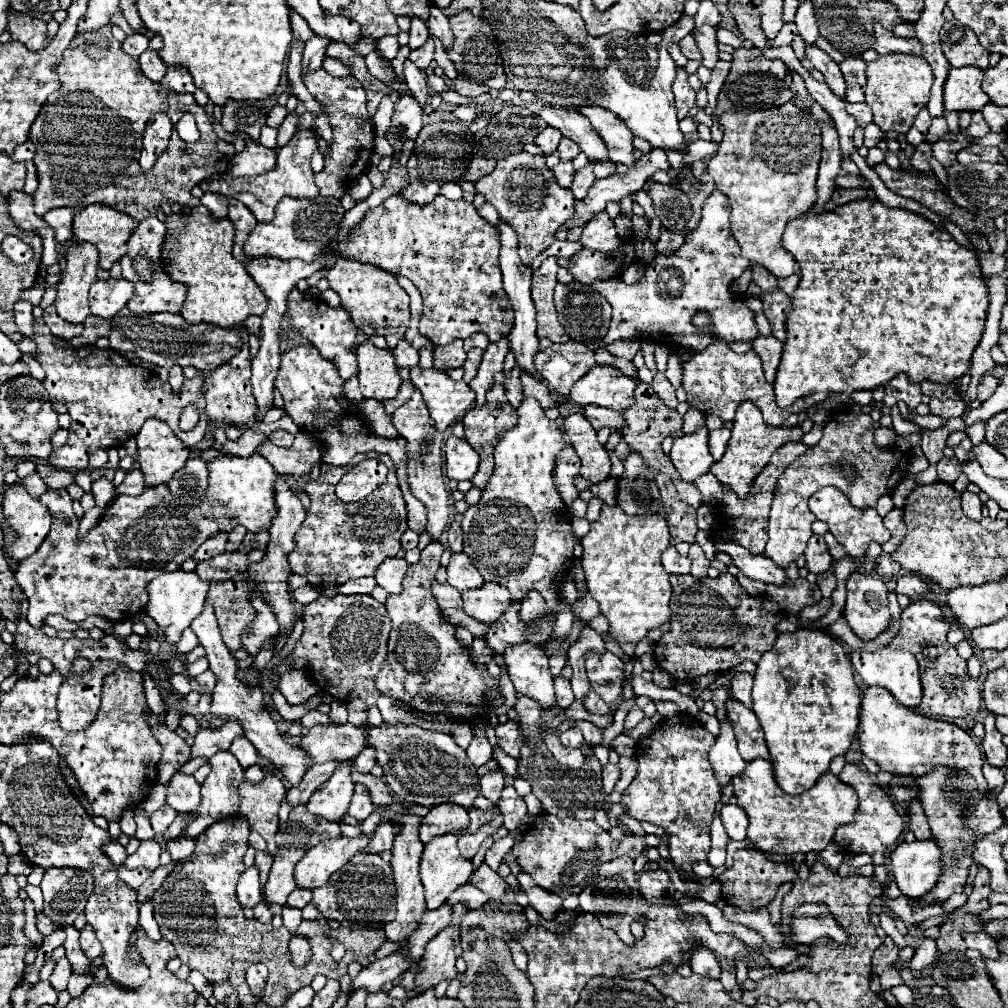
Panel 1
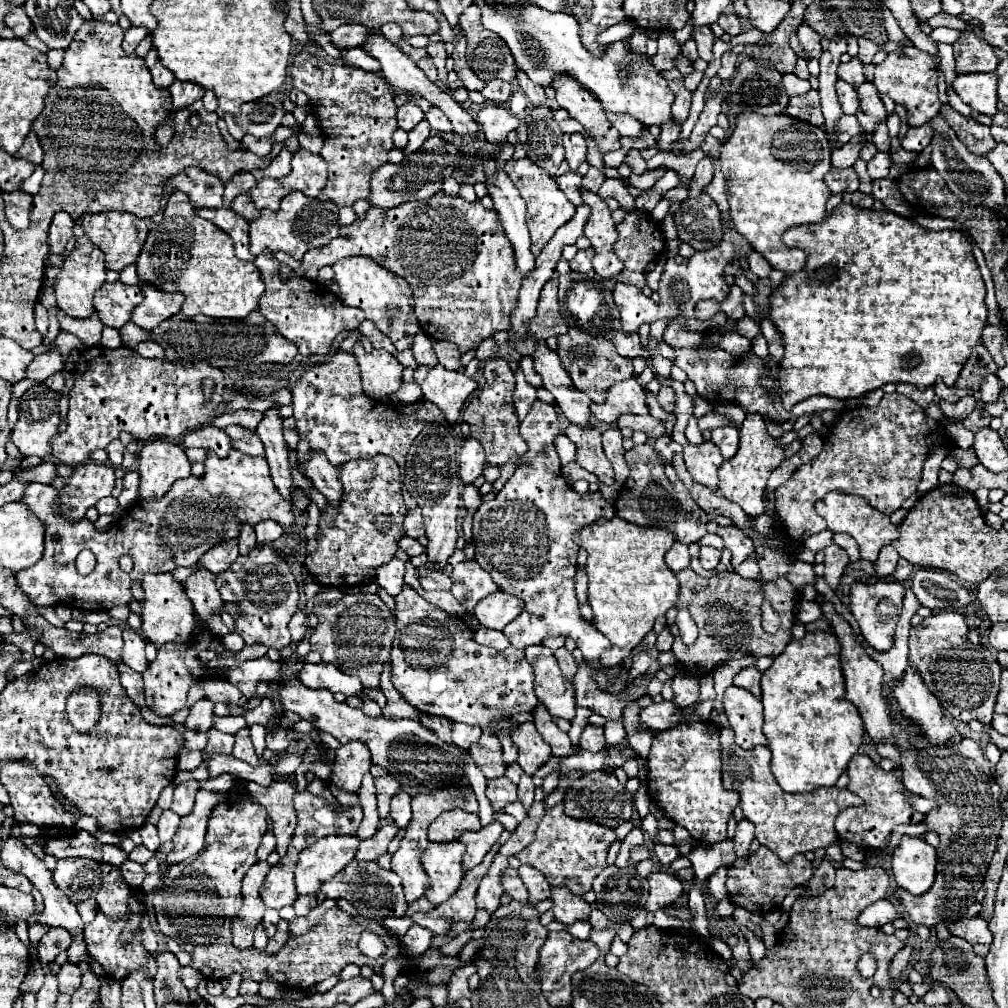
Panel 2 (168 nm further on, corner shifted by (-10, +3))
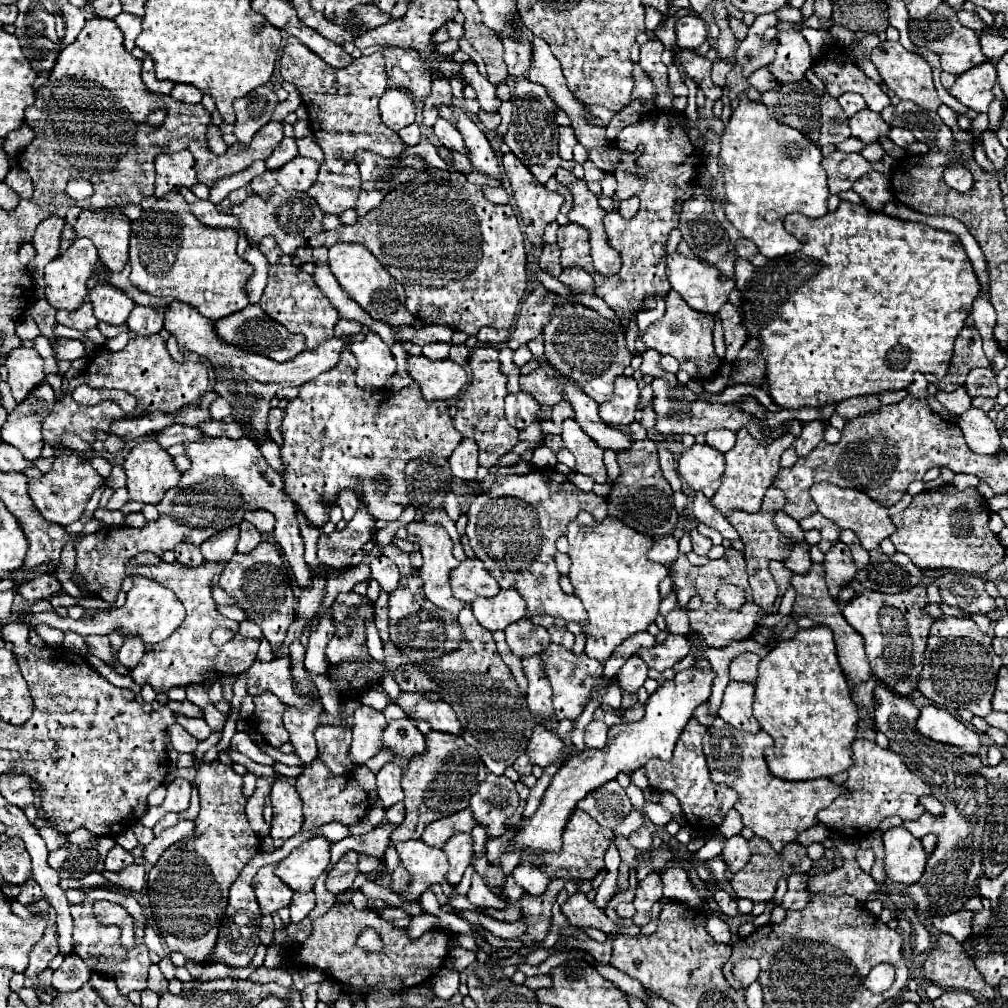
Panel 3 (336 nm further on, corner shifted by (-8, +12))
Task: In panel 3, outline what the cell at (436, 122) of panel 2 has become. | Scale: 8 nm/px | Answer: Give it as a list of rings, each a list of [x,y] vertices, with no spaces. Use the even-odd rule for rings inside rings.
[[[438,116],[436,124],[432,126],[432,132],[438,136],[438,140],[440,140],[446,148],[450,148],[450,150],[458,150],[458,152],[468,152],[468,150],[464,148],[464,140],[462,140],[460,132],[454,128],[452,122],[444,120],[442,116]]]

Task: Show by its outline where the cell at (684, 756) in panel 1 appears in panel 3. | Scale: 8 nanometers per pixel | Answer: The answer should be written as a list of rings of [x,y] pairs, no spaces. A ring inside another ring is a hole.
[[[690,718],[684,732],[680,734],[676,748],[674,748],[674,756],[672,760],[664,762],[664,760],[650,760],[646,764],[646,776],[648,782],[654,790],[658,792],[672,792],[680,804],[682,804],[682,812],[688,820],[688,824],[696,830],[716,830],[724,816],[728,814],[728,810],[736,804],[738,794],[736,790],[724,786],[724,784],[714,784],[710,780],[710,772],[708,772],[708,764],[706,764],[706,756],[702,752],[702,738],[708,732],[706,726],[702,726],[696,718]]]

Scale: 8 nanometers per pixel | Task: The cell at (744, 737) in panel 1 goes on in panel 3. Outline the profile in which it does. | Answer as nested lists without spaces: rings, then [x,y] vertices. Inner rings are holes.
[[[728,682],[718,716],[738,730],[756,734],[760,730],[760,726],[752,714],[752,702],[754,702],[754,686],[752,684]]]

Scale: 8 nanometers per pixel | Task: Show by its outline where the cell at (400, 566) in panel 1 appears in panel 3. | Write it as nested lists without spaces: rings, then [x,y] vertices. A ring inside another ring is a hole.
[[[376,556],[372,560],[370,568],[372,568],[372,578],[378,580],[382,590],[392,592],[398,586],[400,572],[398,572],[398,566],[394,564],[394,560],[390,560],[388,556]]]

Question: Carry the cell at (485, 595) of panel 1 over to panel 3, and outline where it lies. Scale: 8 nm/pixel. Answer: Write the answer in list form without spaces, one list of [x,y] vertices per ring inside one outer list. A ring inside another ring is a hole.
[[[500,590],[494,598],[480,598],[472,602],[472,612],[476,620],[488,628],[490,632],[494,630],[504,630],[508,624],[518,622],[526,614],[526,604],[520,592],[512,590]]]

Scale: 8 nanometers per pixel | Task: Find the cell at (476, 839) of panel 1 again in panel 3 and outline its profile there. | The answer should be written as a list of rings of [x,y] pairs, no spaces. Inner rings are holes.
[[[456,832],[456,836],[452,836],[444,844],[444,852],[448,854],[448,862],[450,862],[448,882],[456,886],[456,884],[460,884],[464,870],[468,868],[470,860],[474,858],[474,842],[472,842],[472,836],[468,832]]]

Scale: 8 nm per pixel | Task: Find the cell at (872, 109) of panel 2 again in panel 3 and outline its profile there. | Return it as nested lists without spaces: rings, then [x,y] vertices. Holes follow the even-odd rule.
[[[864,108],[850,118],[850,130],[852,130],[852,136],[870,144],[870,142],[876,142],[880,136],[888,134],[890,126],[884,122],[880,112],[872,112],[870,108]]]

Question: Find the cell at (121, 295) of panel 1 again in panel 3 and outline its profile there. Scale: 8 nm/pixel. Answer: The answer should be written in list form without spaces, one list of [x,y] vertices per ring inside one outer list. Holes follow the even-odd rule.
[[[96,284],[90,290],[90,302],[94,306],[94,316],[106,324],[126,324],[134,308],[134,300],[126,292],[112,288],[112,284]]]

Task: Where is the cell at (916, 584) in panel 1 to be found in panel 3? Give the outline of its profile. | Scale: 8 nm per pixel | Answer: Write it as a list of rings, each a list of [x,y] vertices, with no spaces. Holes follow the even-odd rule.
[[[948,572],[942,576],[936,576],[934,584],[940,588],[940,596],[948,606],[958,606],[968,614],[988,614],[990,610],[994,610],[994,600],[986,594],[984,590],[984,580],[966,572]]]

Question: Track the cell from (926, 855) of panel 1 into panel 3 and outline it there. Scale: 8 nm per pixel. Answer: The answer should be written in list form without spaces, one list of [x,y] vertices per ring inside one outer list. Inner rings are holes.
[[[890,828],[882,836],[884,840],[884,868],[892,882],[916,884],[926,868],[928,854],[918,838],[906,828]]]

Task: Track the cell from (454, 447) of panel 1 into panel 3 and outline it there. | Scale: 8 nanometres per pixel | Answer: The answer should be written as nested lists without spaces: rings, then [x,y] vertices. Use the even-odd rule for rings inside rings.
[[[464,438],[448,460],[450,460],[450,468],[456,478],[476,480],[476,470],[480,464],[478,464],[478,448],[474,440]]]

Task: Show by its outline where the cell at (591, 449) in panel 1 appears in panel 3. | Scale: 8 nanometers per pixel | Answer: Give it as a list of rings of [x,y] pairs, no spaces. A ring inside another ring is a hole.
[[[568,418],[562,422],[562,440],[564,446],[576,456],[576,472],[592,476],[598,484],[606,482],[606,466],[602,460],[604,450],[586,434],[580,430],[580,426]]]

